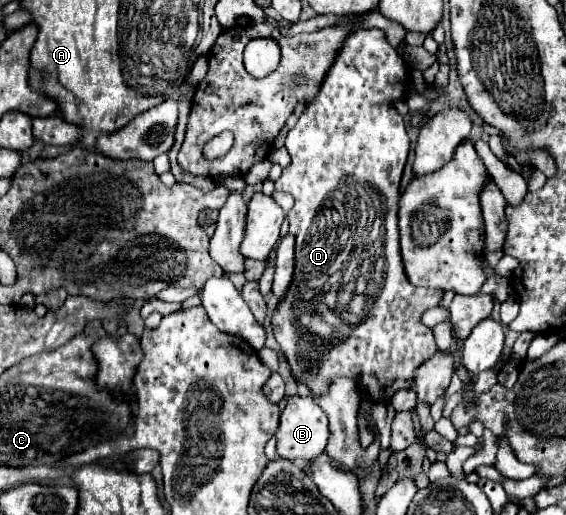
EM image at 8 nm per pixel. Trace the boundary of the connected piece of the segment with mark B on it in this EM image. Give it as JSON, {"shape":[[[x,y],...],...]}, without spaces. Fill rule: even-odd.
{"shape":[[[294,395],[286,401],[286,407],[280,413],[280,427],[276,431],[276,453],[288,461],[308,461],[320,455],[326,449],[328,441],[328,417],[318,405],[316,397]]]}

